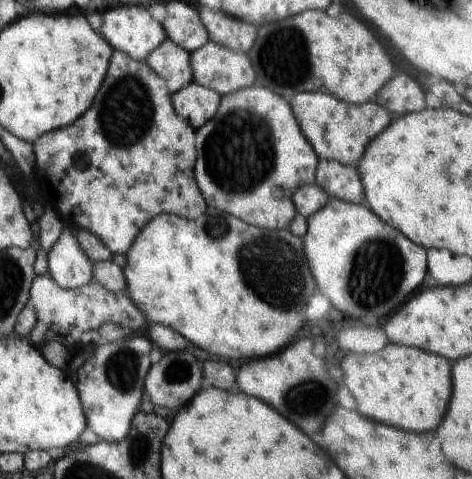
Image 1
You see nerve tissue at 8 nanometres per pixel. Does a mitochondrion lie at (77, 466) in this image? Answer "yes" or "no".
yes

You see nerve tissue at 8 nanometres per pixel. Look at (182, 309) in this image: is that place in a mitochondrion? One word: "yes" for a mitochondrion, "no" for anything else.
no

